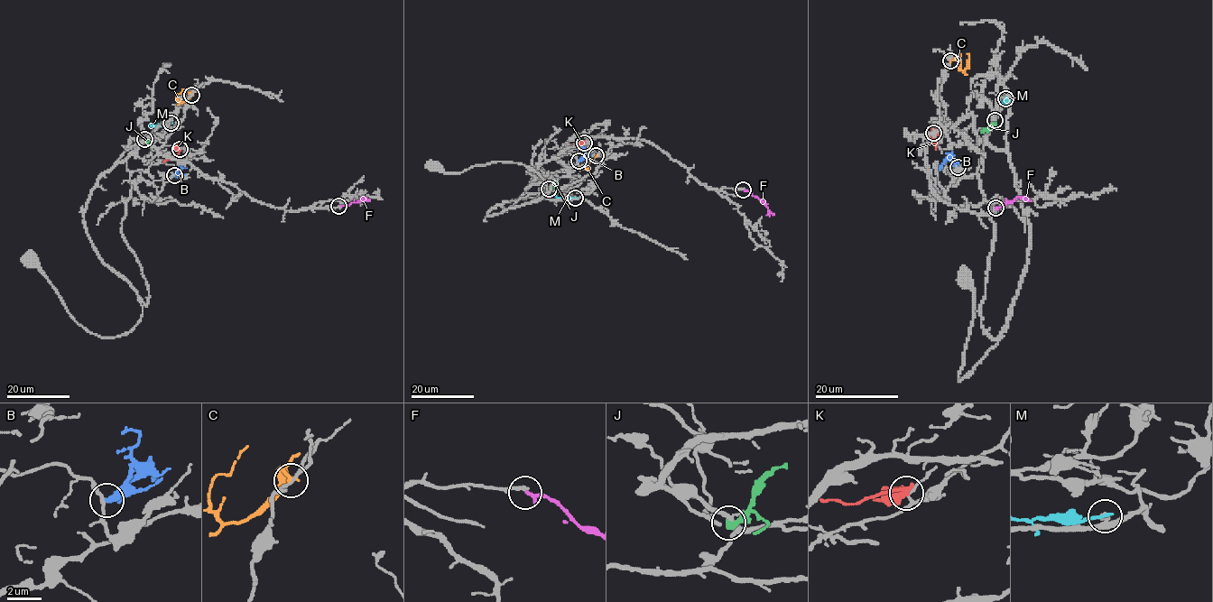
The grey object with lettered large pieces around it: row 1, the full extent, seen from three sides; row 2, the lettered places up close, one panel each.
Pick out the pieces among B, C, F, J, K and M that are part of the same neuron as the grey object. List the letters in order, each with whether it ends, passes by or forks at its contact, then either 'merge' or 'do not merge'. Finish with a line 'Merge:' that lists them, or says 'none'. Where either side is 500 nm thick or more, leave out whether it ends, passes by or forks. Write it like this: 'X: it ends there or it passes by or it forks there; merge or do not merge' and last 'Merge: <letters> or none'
B: it ends there; do not merge
C: it ends there; do not merge
F: it ends there; merge
J: it ends there; do not merge
K: do not merge
M: it ends there; do not merge
Merge: F

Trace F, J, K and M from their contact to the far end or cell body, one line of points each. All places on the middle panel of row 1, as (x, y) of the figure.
F: (743, 189), (759, 198), (773, 215)
J: (550, 189), (560, 178)
K: (583, 143), (568, 143)
M: (575, 197), (557, 198), (554, 195)

